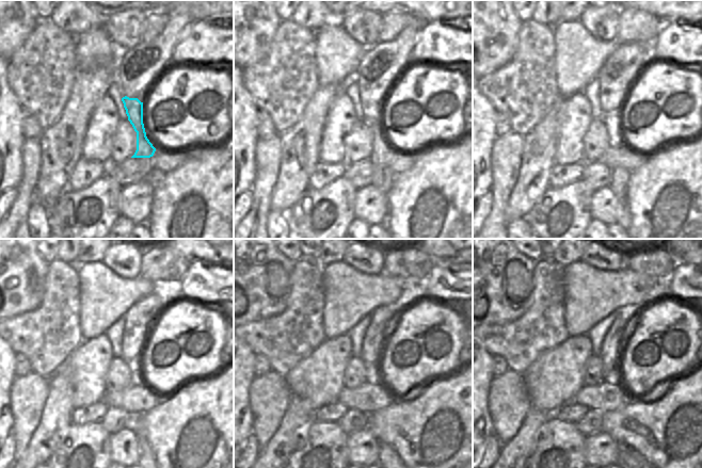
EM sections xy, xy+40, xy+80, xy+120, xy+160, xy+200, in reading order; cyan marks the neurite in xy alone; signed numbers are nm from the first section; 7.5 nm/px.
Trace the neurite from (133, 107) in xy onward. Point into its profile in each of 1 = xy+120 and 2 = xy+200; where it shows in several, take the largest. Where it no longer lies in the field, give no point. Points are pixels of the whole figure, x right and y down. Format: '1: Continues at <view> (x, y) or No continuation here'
1: Continues at xy+120 (146, 454)
2: Continues at xy+200 (627, 455).

